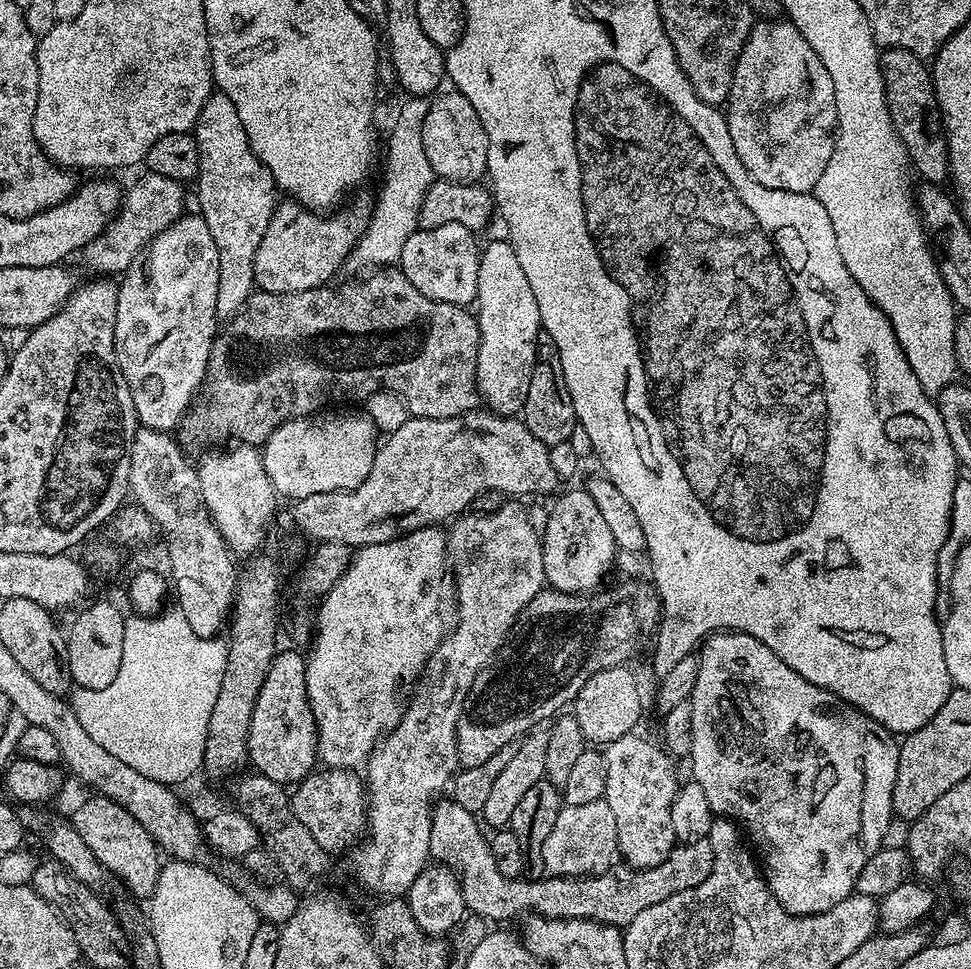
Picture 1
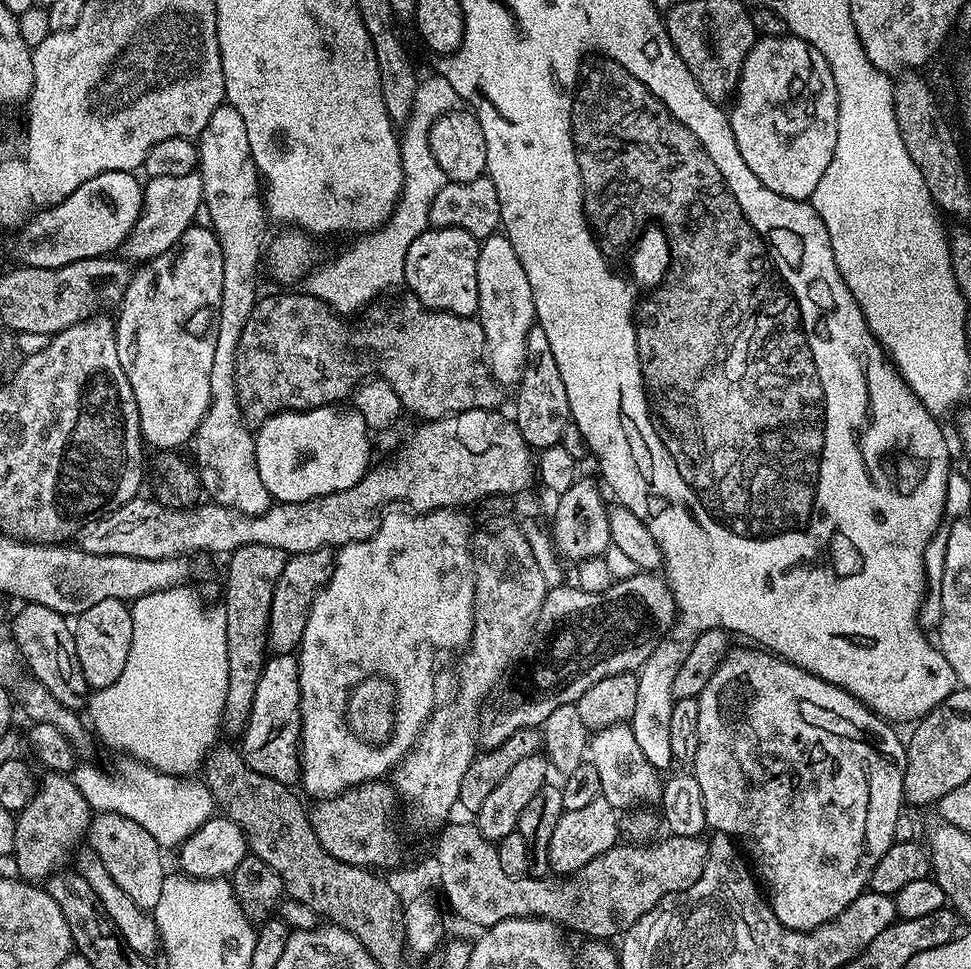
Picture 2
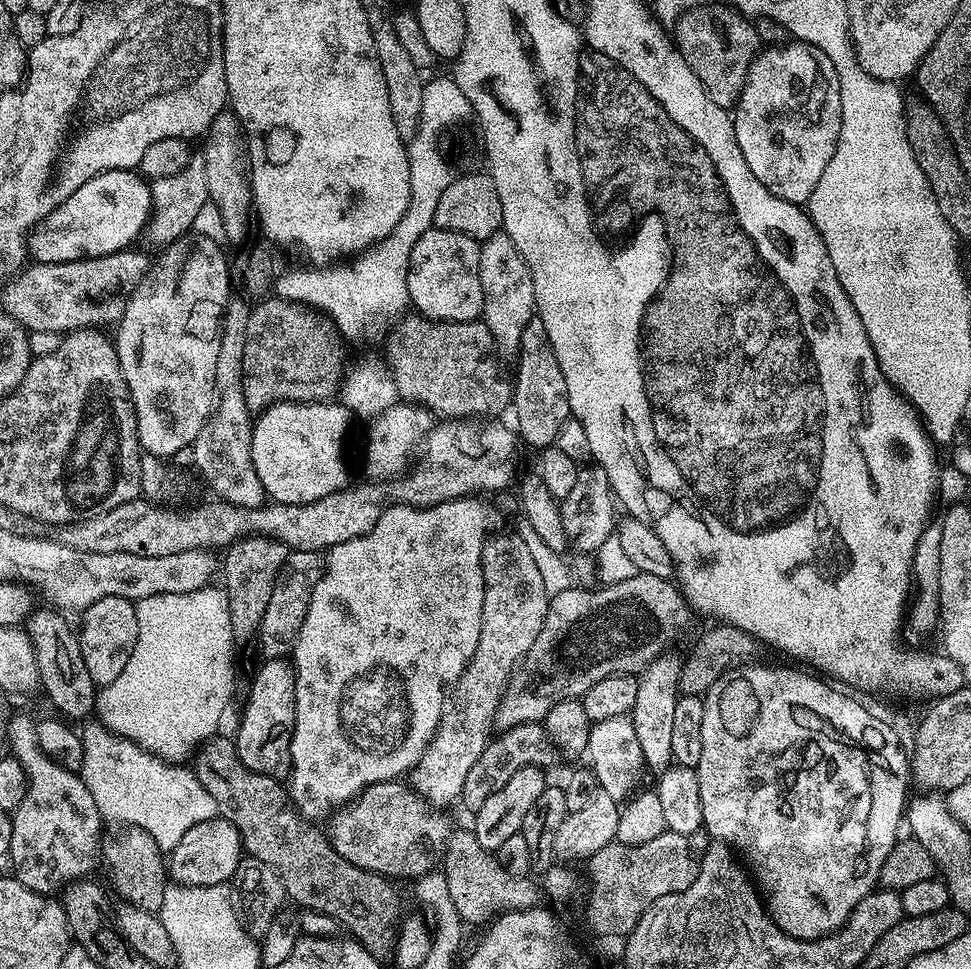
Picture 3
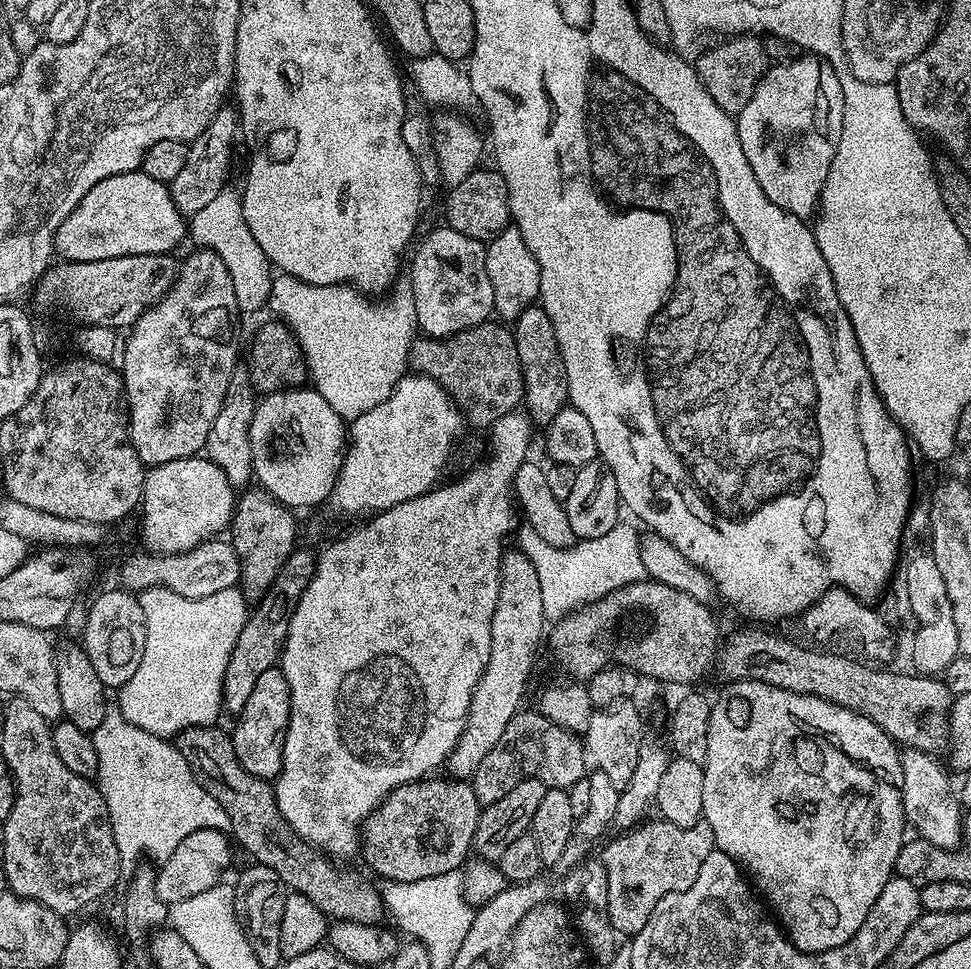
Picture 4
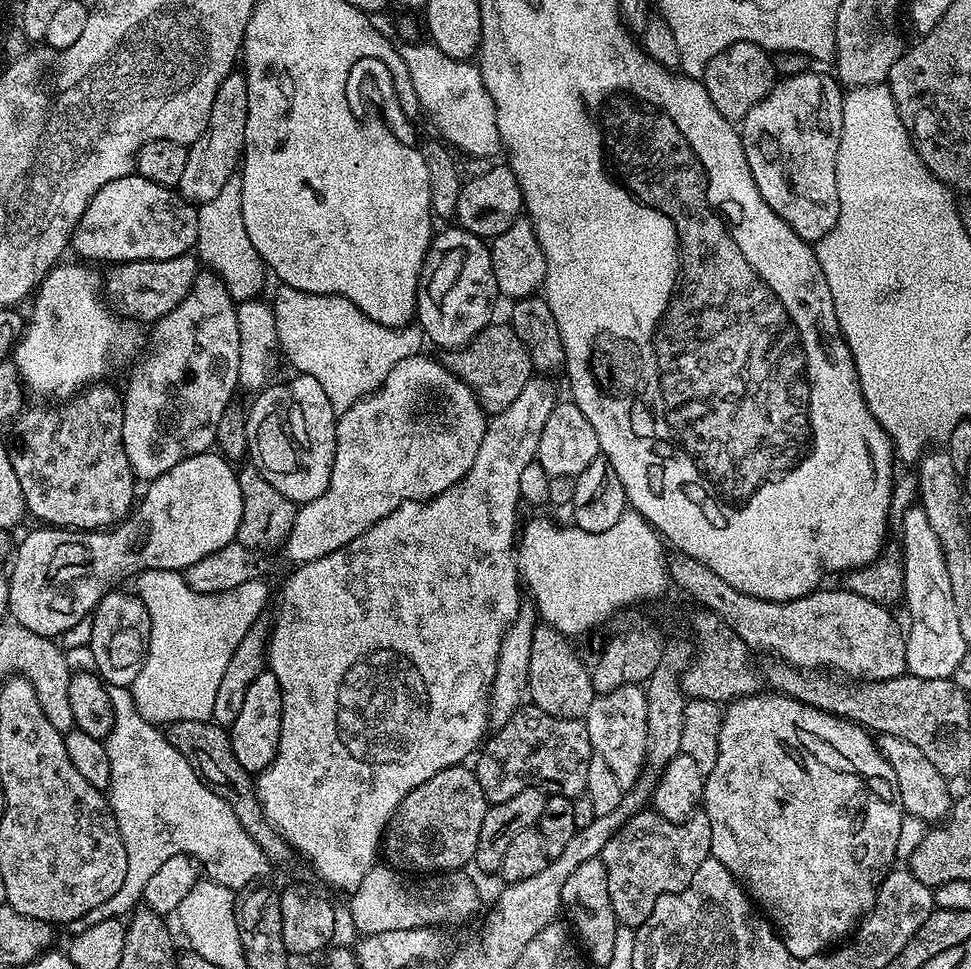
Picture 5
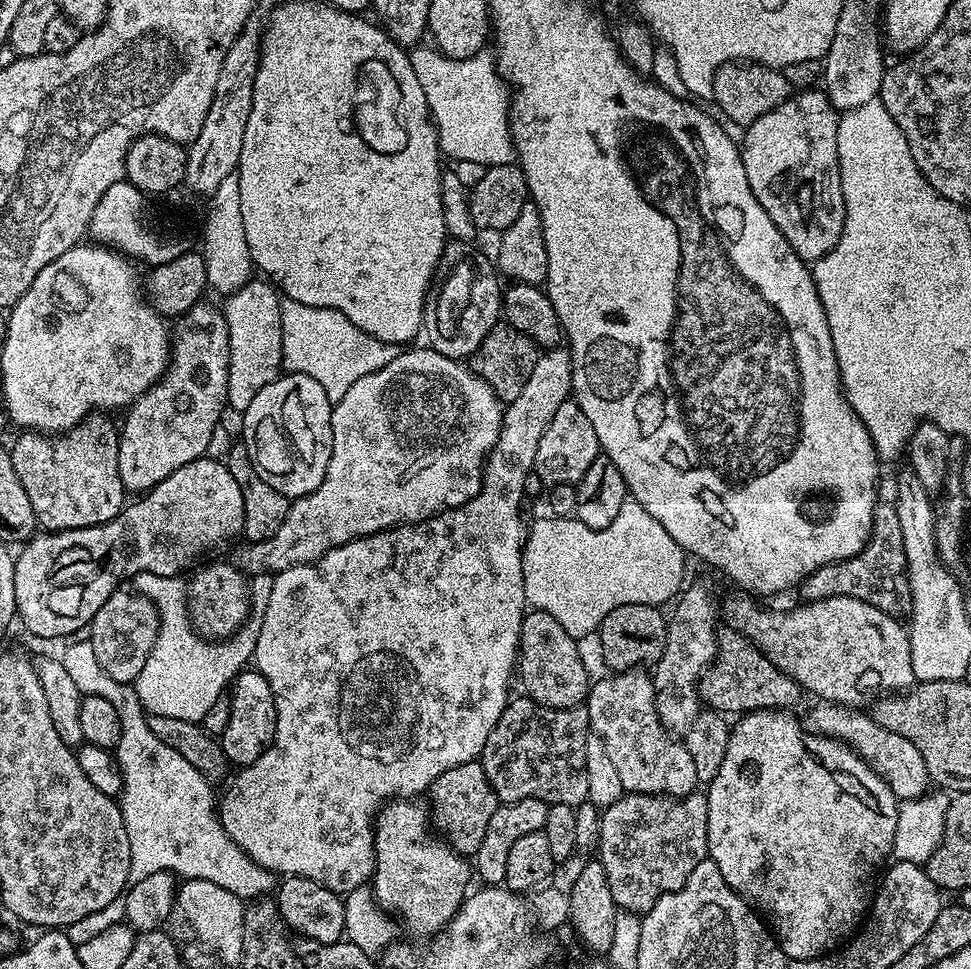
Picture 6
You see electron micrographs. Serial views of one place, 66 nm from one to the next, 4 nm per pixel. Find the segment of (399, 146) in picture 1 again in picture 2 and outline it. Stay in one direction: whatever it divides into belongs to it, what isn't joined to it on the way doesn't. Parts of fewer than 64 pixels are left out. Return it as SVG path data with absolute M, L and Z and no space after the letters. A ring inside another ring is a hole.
M442 74L426 78L424 76L419 81L412 113L402 124L402 131L399 133L404 185L395 210L385 224L361 235L357 239L360 241L349 252L342 253L337 260L332 260L329 264L321 263L319 267L309 272L306 277L307 295L317 296L337 314L349 314L348 312L356 312L359 308L367 309L379 292L384 292L403 281L406 250L410 250L410 245L414 243L414 238L418 238L418 234L428 231L430 206L434 206L434 194L438 194L438 190L442 190L446 182L441 166L438 166L434 154L431 153L431 128L437 117L453 112L457 108L458 97L454 86L450 86L450 82Z

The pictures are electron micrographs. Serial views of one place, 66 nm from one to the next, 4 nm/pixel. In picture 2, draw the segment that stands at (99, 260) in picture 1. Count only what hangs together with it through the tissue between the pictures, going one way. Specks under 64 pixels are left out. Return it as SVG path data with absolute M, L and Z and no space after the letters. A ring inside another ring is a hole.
M199 171L182 174L179 178L153 176L147 183L143 185L144 205L138 222L132 227L122 245L123 259L129 262L152 260L155 256L163 257L171 252L182 238L184 231L195 225L198 206L204 203L202 178Z

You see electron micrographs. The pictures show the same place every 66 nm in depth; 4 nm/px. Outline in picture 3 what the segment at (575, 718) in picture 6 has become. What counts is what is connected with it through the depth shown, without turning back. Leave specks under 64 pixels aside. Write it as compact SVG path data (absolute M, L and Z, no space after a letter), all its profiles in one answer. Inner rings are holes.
M543 723L519 724L513 728L503 729L488 741L486 750L482 750L482 758L478 758L470 774L466 774L460 800L469 808L469 813L475 814L482 806L482 802L486 802L490 794L498 794L498 790L502 790L502 786L506 786L506 782L510 782L510 778L518 774L518 770L523 768L548 770L555 762L556 756L558 757L558 749L549 738Z

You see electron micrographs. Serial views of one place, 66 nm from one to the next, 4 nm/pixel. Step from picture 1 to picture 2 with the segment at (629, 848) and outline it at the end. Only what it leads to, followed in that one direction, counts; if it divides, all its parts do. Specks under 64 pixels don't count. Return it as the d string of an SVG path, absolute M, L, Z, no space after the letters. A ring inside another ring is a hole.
M629 725L599 729L589 739L588 758L598 772L601 799L609 802L612 808L628 810L650 804L648 802L658 799L662 792L660 814L665 827L667 824L669 828L667 831L678 837L701 837L704 834L707 829L705 804L702 802L702 790L699 789L696 776L688 772L678 774L662 788L659 771L646 760Z

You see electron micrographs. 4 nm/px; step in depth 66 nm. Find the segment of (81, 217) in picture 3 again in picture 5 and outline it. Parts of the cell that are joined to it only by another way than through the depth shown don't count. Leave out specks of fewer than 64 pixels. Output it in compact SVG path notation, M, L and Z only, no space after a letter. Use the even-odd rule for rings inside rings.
M138 175L114 178L90 198L70 241L81 261L109 260L109 265L135 260L165 260L189 255L198 238L197 205L189 204L173 189L158 186Z

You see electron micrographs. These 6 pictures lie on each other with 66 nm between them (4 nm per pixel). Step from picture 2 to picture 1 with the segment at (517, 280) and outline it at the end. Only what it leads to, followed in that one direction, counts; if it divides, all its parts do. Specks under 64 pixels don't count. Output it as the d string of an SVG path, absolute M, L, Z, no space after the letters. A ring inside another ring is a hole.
M500 238L483 245L478 262L478 294L474 301L474 315L480 331L476 367L476 389L480 392L480 399L491 411L501 416L519 413L530 390L530 378L536 365L536 339L542 329L534 290L530 290L530 281L518 263L518 254L514 254L507 239Z

